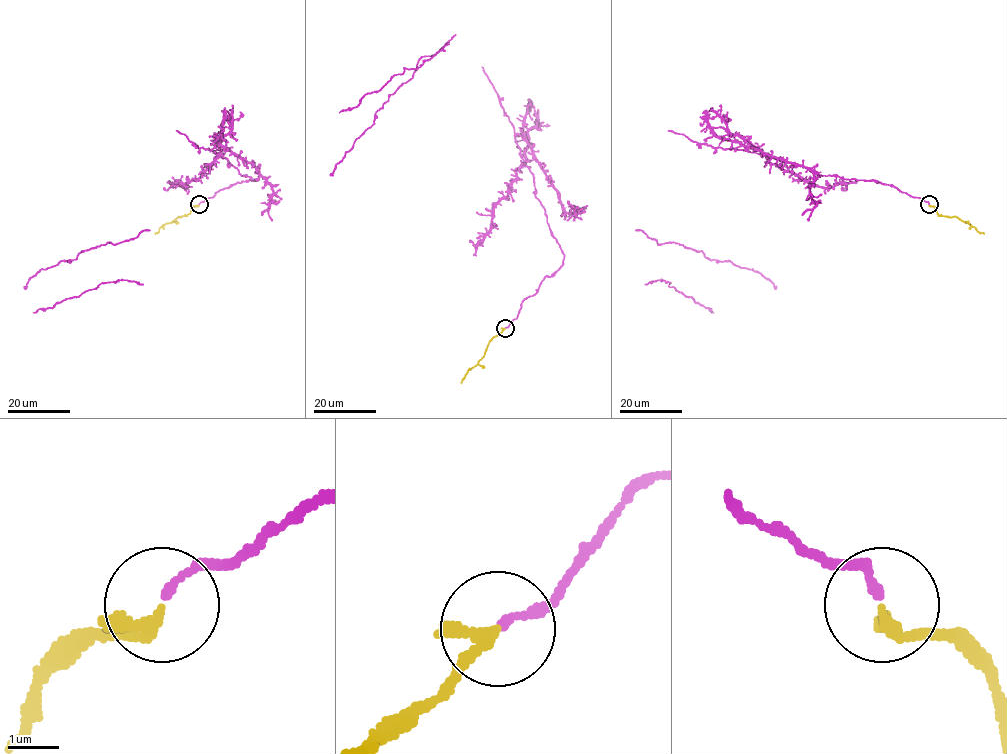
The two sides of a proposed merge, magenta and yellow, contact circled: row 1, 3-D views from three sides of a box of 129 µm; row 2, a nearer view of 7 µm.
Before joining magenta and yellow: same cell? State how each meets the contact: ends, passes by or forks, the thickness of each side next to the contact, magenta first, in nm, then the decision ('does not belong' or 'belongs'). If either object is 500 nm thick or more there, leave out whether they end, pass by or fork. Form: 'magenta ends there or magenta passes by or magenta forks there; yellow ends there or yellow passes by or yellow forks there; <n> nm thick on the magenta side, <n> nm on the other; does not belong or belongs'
magenta ends there; yellow passes by; 150 nm thick on the magenta side, 190 nm on the other; belongs

